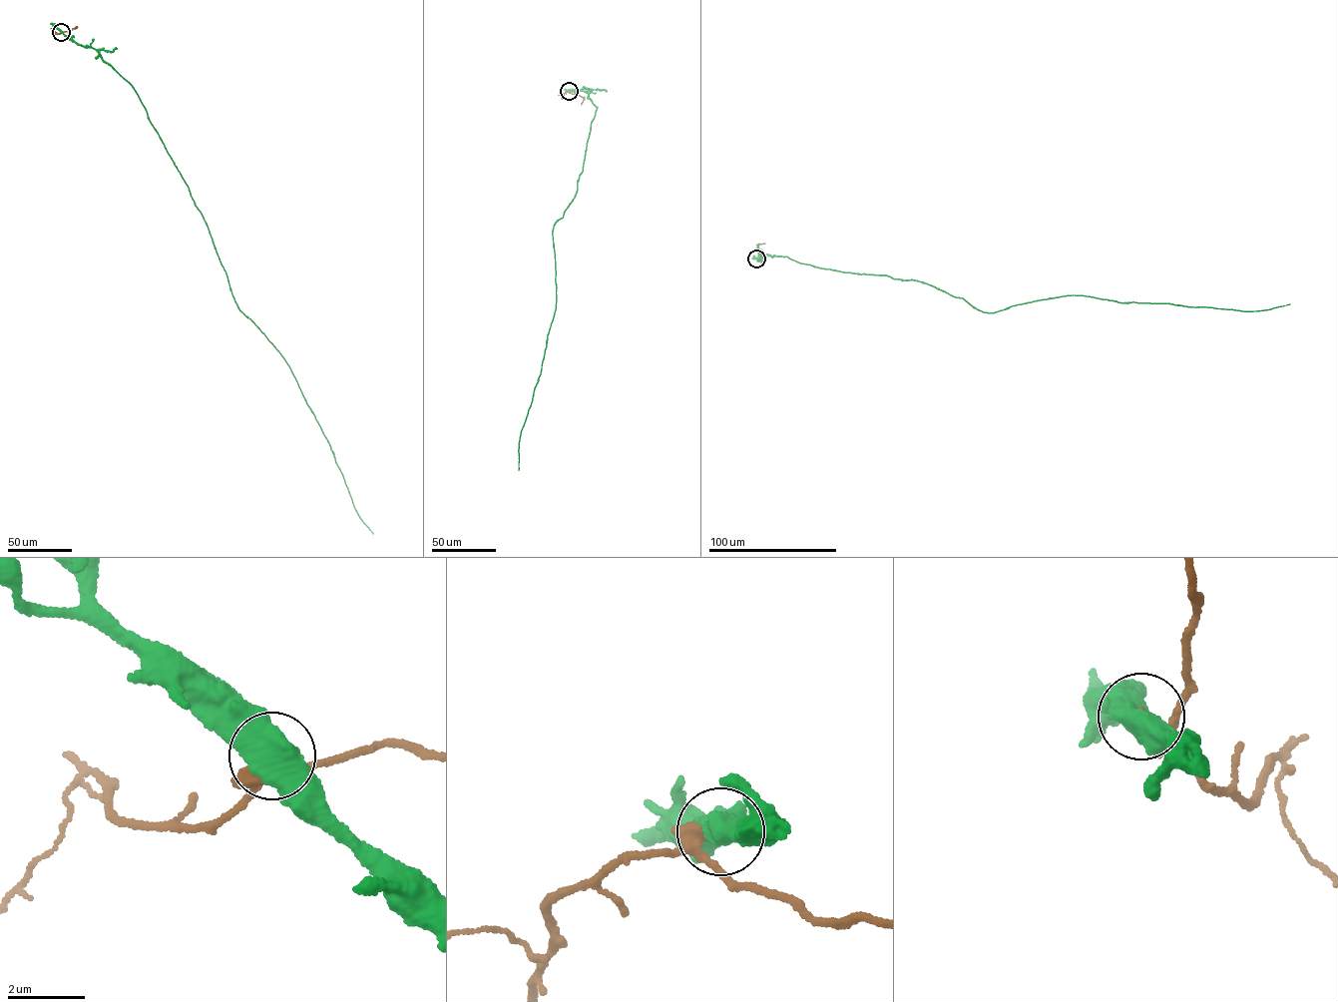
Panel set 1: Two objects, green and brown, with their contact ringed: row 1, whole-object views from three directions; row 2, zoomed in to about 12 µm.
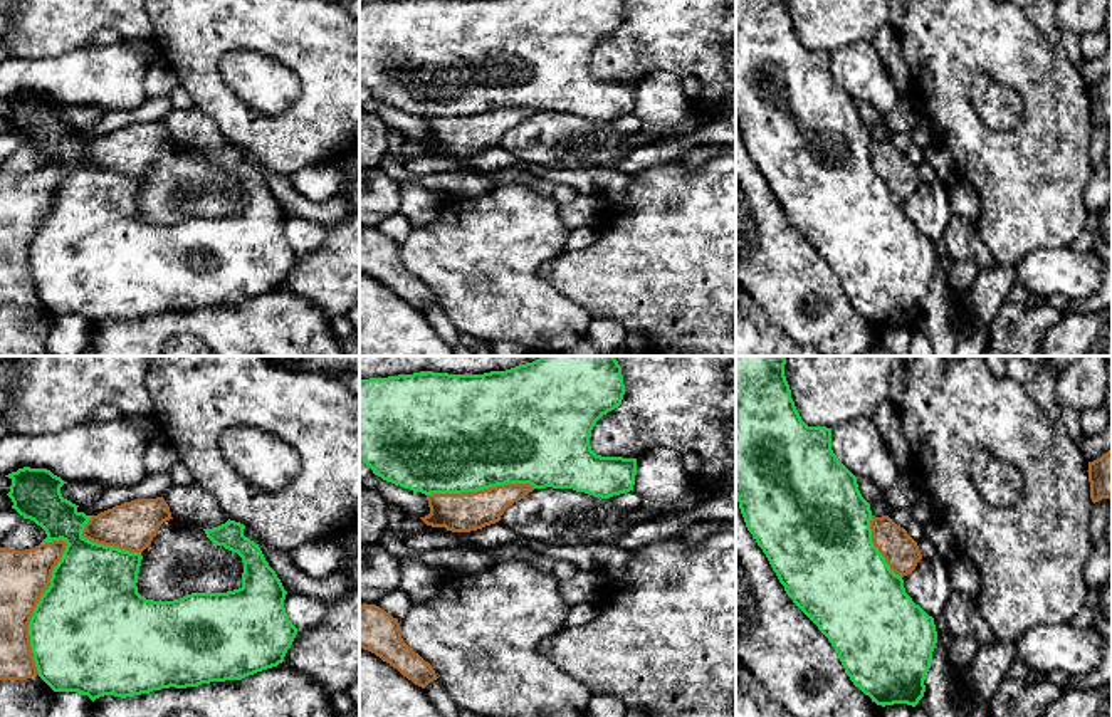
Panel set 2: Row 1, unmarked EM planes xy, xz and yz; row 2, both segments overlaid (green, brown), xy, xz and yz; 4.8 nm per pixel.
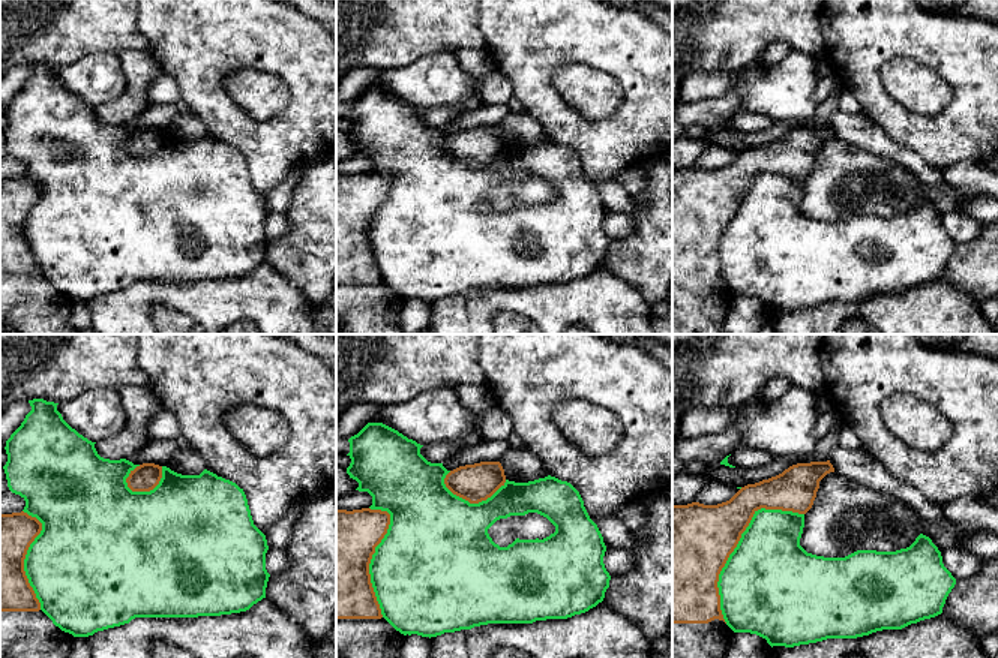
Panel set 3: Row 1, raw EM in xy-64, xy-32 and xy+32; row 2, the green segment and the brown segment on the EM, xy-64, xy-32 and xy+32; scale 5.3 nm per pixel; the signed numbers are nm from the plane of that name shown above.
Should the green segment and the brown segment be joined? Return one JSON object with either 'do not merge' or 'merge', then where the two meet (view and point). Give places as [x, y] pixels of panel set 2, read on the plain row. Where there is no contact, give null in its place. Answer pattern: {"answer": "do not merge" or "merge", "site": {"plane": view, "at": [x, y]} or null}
{"answer": "do not merge", "site": {"plane": "xy", "at": [36, 230]}}

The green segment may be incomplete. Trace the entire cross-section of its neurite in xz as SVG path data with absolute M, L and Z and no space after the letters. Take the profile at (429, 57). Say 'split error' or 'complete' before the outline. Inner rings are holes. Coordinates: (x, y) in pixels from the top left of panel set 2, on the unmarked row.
complete; M388 0L359 5L359 84L386 106L432 118L477 116L506 107L529 107L534 113L573 113L595 121L610 123L633 114L637 82L601 81L591 74L590 59L596 45L622 29L623 0Z

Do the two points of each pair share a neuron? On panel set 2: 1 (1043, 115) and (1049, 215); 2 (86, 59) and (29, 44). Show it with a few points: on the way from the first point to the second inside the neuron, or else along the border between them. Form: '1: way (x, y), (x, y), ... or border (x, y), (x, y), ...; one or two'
1: way (1043, 140), (1042, 190); one
2: border (89, 42), (59, 56), (26, 61); two

